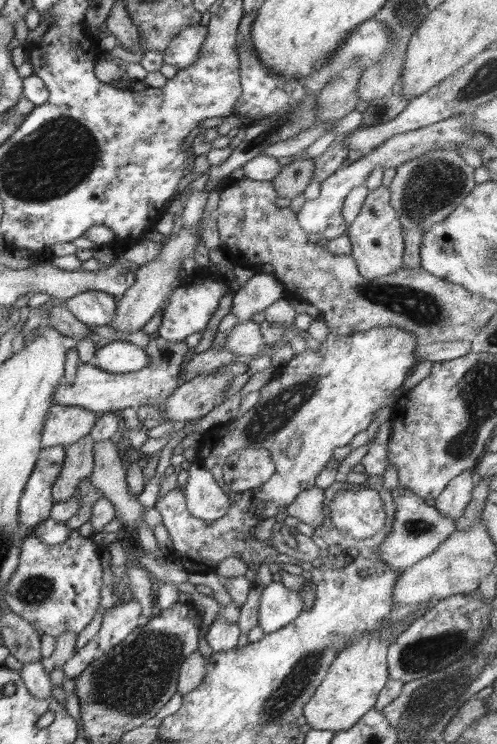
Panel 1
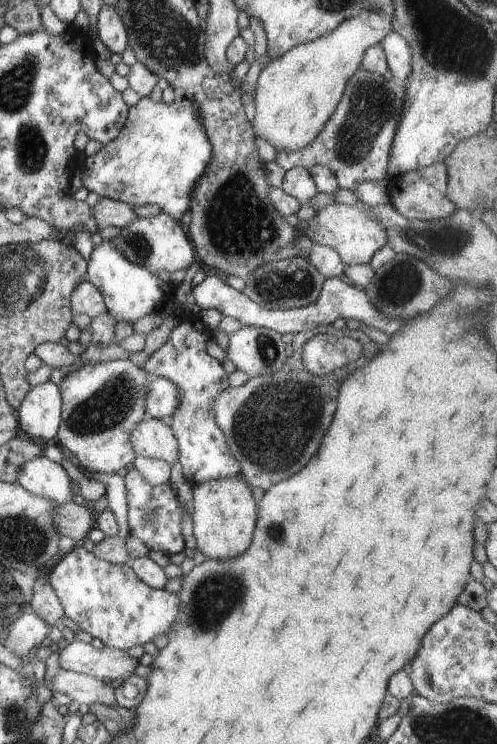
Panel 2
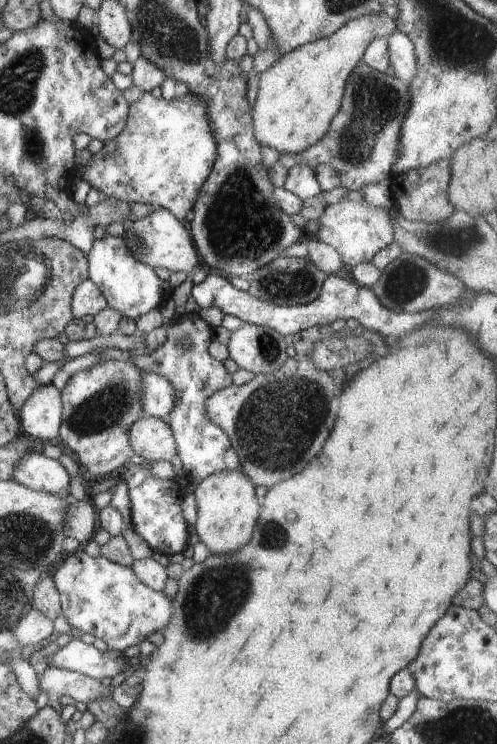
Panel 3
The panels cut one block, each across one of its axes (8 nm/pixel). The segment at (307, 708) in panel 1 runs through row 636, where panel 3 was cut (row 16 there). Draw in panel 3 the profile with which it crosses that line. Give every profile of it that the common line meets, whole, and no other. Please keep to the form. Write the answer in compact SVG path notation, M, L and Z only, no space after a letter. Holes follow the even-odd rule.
M386 13L365 14L345 22L331 35L283 54L268 70L261 72L251 113L254 134L260 146L268 145L279 153L294 154L317 143L336 116L348 78L363 62L368 45L396 30L396 20Z

